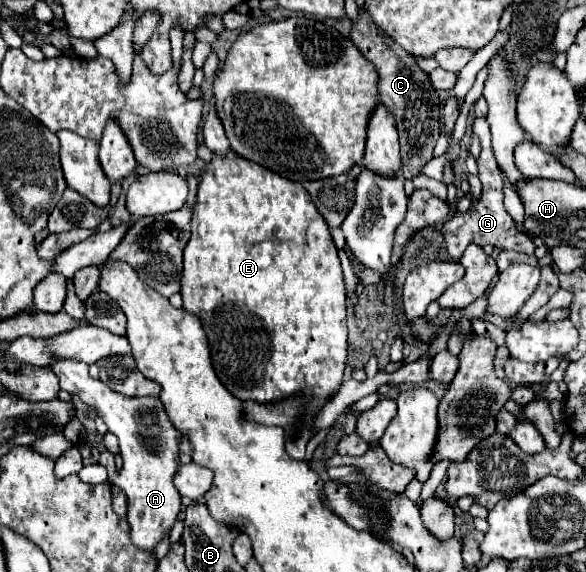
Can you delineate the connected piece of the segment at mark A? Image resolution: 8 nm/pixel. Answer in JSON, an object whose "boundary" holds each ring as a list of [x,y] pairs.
{"boundary":[[[53,358],[51,366],[47,366],[47,368],[51,368],[51,372],[59,378],[61,390],[79,396],[87,406],[95,408],[95,412],[109,426],[109,432],[117,436],[119,448],[121,448],[121,458],[123,458],[121,472],[116,469],[115,458],[108,451],[101,452],[99,464],[107,469],[109,482],[119,486],[125,492],[125,496],[127,496],[127,522],[129,522],[129,530],[131,530],[129,536],[131,536],[133,546],[139,548],[139,550],[155,552],[157,544],[173,528],[173,524],[177,520],[177,514],[181,510],[181,496],[179,496],[177,488],[173,486],[173,476],[175,476],[175,470],[179,466],[179,448],[177,448],[177,444],[179,444],[179,440],[183,436],[173,428],[173,424],[169,422],[169,418],[167,418],[167,414],[163,410],[163,404],[157,398],[129,398],[129,396],[117,394],[117,392],[109,390],[101,380],[91,378],[87,374],[89,366],[83,364],[83,362],[71,362],[71,360]]]}

